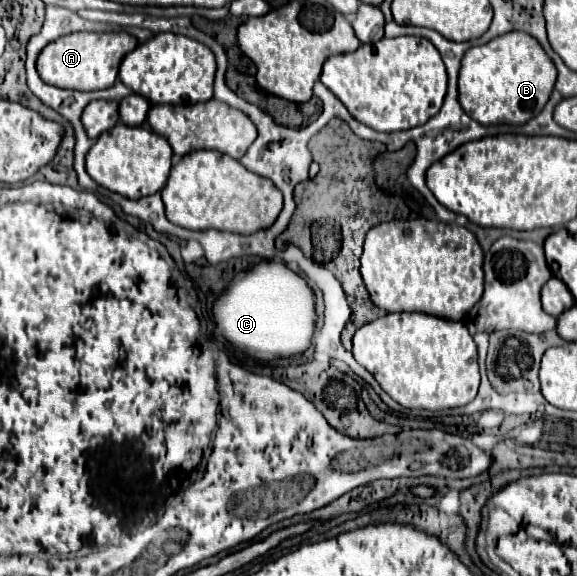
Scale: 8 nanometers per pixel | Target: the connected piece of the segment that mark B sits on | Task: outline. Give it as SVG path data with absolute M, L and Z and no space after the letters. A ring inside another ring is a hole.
M508 31L466 51L458 79L458 99L462 109L482 125L524 125L544 109L554 83L556 67L546 51L542 51L542 45L524 31Z

